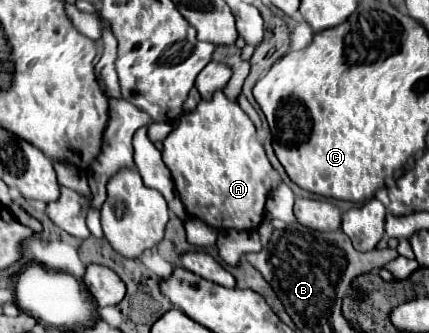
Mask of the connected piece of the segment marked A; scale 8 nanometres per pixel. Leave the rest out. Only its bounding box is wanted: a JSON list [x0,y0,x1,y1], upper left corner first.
[163,90,273,230]

